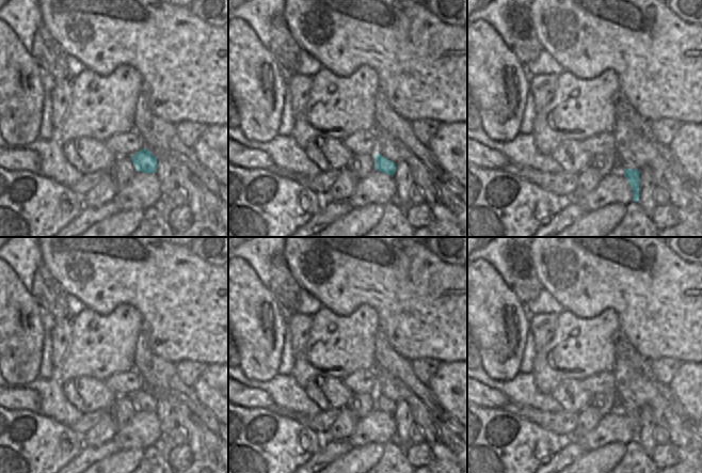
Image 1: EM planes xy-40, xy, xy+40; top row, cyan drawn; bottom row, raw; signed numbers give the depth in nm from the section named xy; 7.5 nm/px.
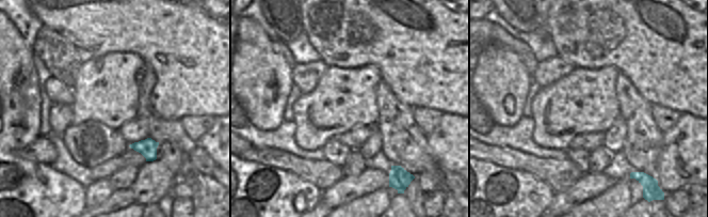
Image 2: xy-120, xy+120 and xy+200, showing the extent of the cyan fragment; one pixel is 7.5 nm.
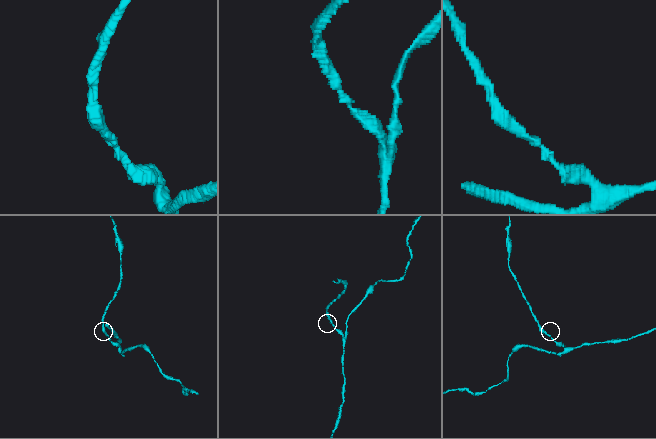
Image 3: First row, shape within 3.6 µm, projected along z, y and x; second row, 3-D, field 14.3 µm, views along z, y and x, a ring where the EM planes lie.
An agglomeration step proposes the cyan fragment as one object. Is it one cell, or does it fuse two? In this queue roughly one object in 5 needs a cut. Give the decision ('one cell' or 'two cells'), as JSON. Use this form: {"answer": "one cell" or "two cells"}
{"answer": "one cell"}

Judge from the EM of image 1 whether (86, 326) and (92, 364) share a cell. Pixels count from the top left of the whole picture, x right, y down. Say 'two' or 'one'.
one

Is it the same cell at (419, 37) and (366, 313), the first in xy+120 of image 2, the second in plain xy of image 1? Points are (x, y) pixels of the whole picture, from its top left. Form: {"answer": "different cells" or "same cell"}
{"answer": "different cells"}

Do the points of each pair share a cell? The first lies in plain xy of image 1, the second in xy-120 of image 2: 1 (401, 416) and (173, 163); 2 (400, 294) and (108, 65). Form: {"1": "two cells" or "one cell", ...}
{"1": "one cell", "2": "two cells"}

